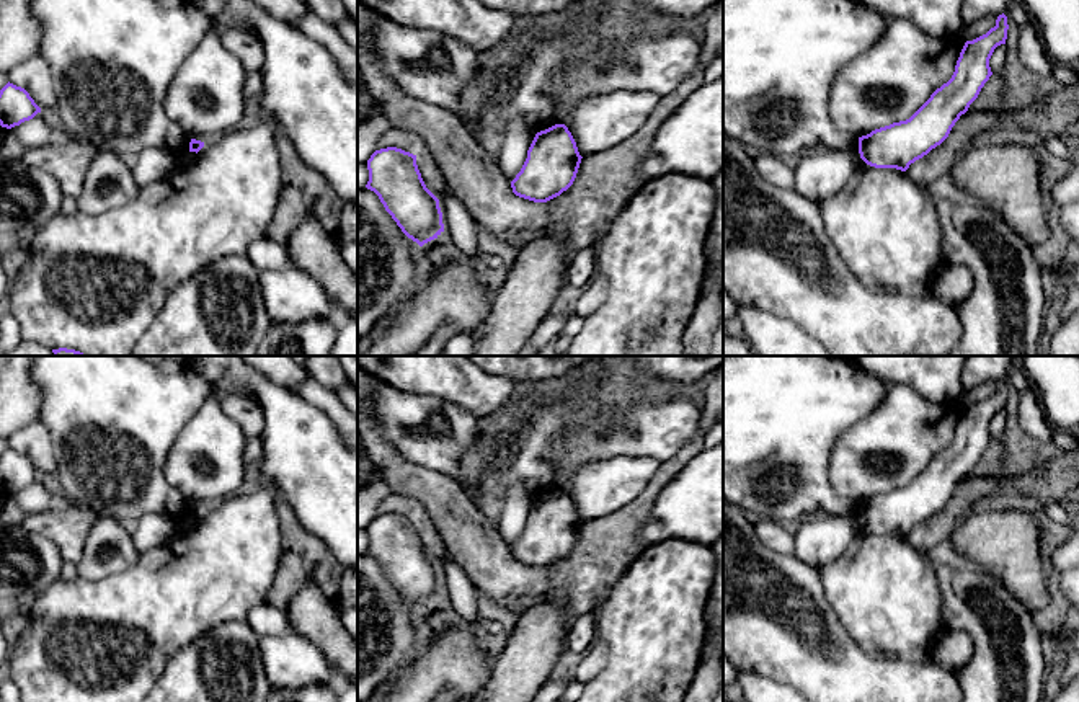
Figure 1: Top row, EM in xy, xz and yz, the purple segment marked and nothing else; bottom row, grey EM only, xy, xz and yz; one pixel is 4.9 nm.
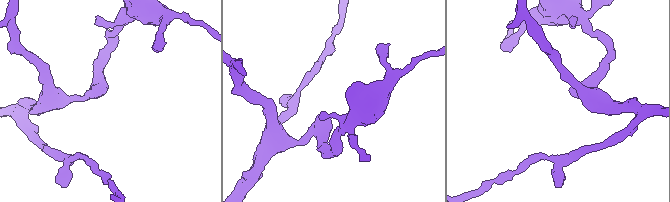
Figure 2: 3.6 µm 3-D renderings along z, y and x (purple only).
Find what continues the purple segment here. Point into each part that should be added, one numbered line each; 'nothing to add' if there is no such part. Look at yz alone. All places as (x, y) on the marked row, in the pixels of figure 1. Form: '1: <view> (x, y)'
nothing to add

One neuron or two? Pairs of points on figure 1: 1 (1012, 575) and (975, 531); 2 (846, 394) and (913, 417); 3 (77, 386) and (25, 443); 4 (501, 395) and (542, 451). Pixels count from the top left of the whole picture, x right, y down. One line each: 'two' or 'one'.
1: one
2: two
3: two
4: two

